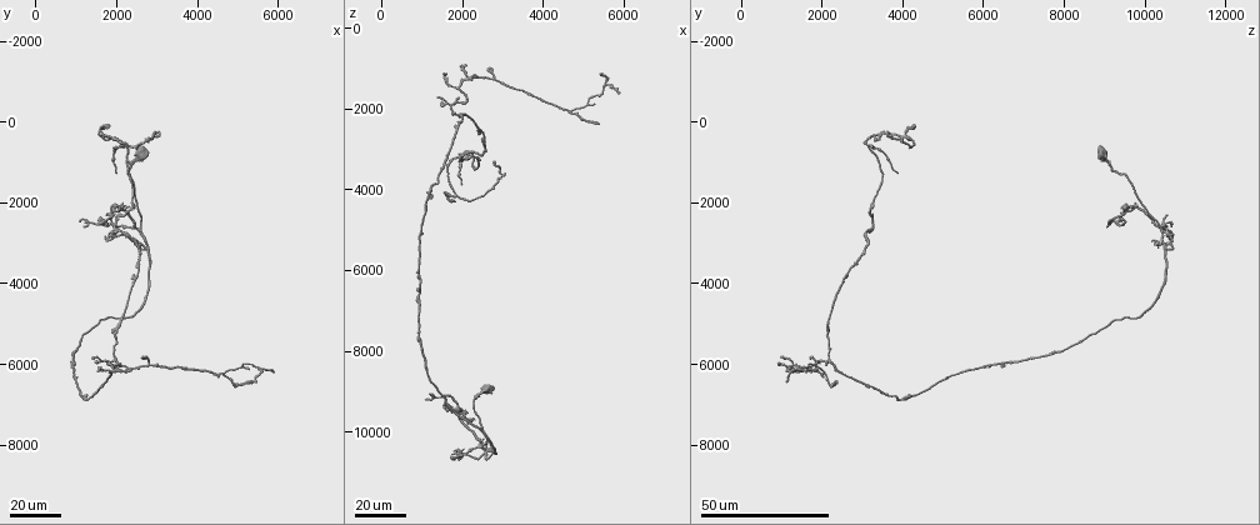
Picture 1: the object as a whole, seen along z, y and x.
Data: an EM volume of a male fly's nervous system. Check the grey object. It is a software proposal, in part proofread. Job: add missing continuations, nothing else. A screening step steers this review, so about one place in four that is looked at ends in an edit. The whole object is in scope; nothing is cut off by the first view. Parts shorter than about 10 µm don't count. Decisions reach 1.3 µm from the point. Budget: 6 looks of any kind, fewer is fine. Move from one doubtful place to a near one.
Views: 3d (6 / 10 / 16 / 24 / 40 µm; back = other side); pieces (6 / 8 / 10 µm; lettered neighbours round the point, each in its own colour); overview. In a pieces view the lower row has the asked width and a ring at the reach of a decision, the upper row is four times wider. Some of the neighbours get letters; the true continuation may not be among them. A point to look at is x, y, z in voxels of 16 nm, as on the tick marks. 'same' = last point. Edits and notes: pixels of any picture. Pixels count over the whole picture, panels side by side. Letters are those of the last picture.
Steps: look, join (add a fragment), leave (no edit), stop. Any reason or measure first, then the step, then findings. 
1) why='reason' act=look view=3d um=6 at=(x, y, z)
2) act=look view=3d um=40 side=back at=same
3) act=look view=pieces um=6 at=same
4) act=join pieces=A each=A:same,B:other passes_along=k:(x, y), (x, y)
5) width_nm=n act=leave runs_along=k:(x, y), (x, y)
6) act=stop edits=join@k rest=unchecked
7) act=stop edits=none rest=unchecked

why='long arm stops here' act=look view=3d um=24 at=(5350, 6400, 2350)

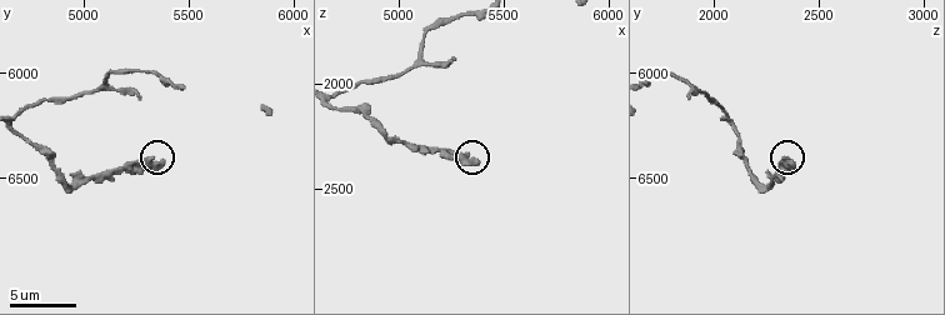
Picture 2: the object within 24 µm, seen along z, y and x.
act=look view=pieces um=6 at=(5370, 6420, 2370)

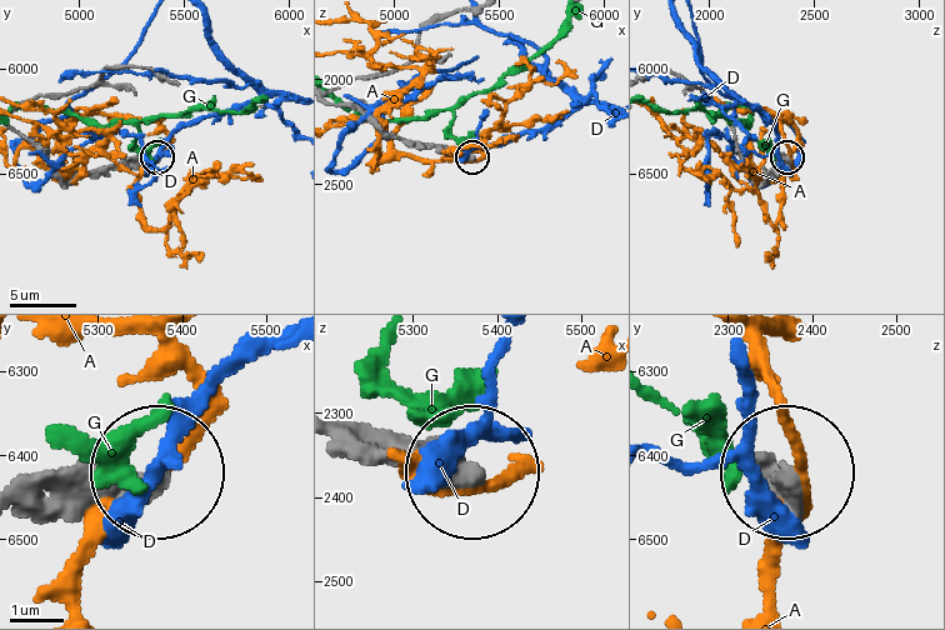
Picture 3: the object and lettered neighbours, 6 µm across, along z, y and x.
act=leave each=A:other,D:other,G:other runs_along=3:(344, 431), (461, 463) found='no lettered fragment goes on from it'

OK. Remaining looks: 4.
why='thick end' act=look view=3d um=40 at=(5900, 6150, 1650)

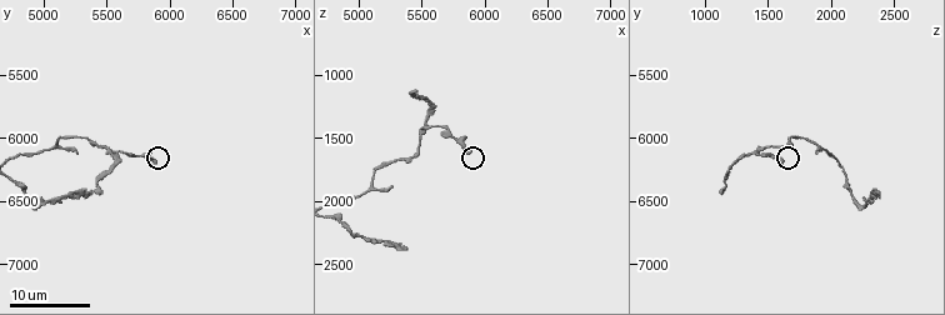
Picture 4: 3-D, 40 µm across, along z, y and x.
act=look view=pieces um=8 at=(5900, 6200, 1600)

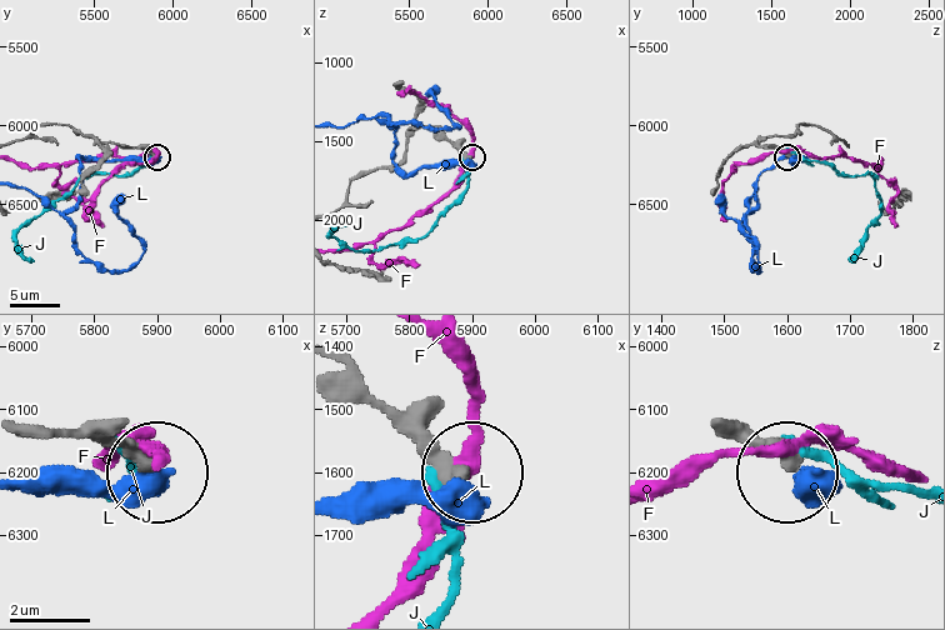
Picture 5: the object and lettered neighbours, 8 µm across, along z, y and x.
act=leave each=F:other,J:other,L:other runs_along=5:(335, 361), (435, 459), (463, 469) found='none of them fits'

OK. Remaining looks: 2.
why='end of a long branch' act=look view=3d um=24 at=(1050, 2400, 9200)

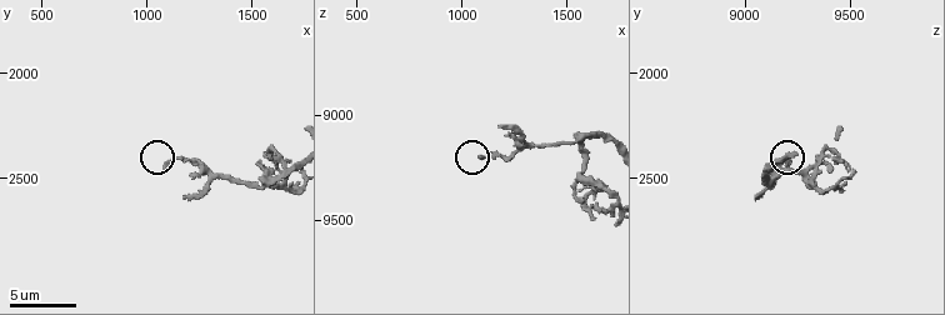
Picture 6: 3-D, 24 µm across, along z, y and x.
act=look view=pieces um=10 at=(1080, 2470, 9200)

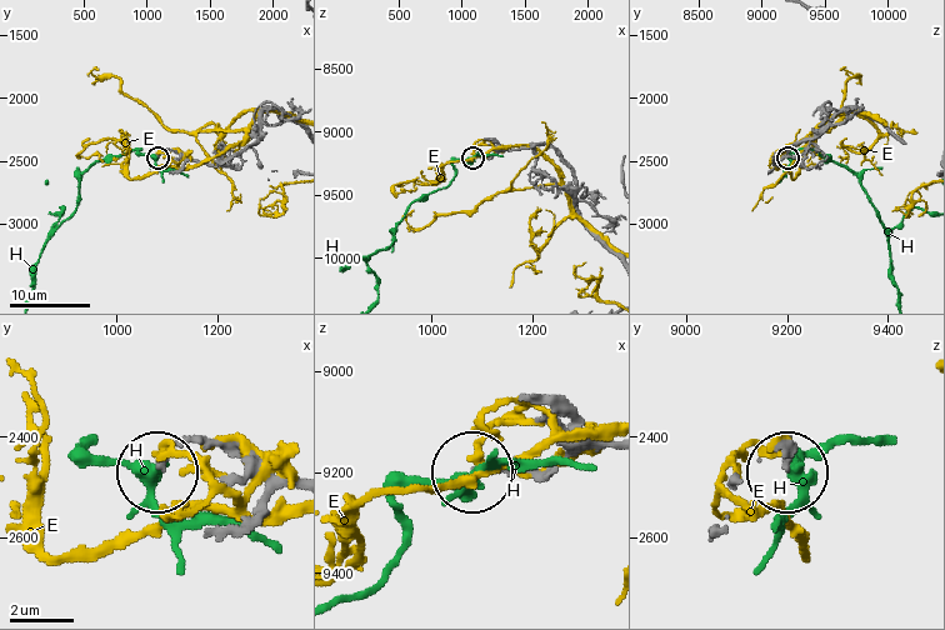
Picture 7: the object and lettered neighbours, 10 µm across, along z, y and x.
act=leave each=E:other,H:other found='no lettered fragment goes on from it'

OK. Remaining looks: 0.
act=stop edits=none rest=unchecked

